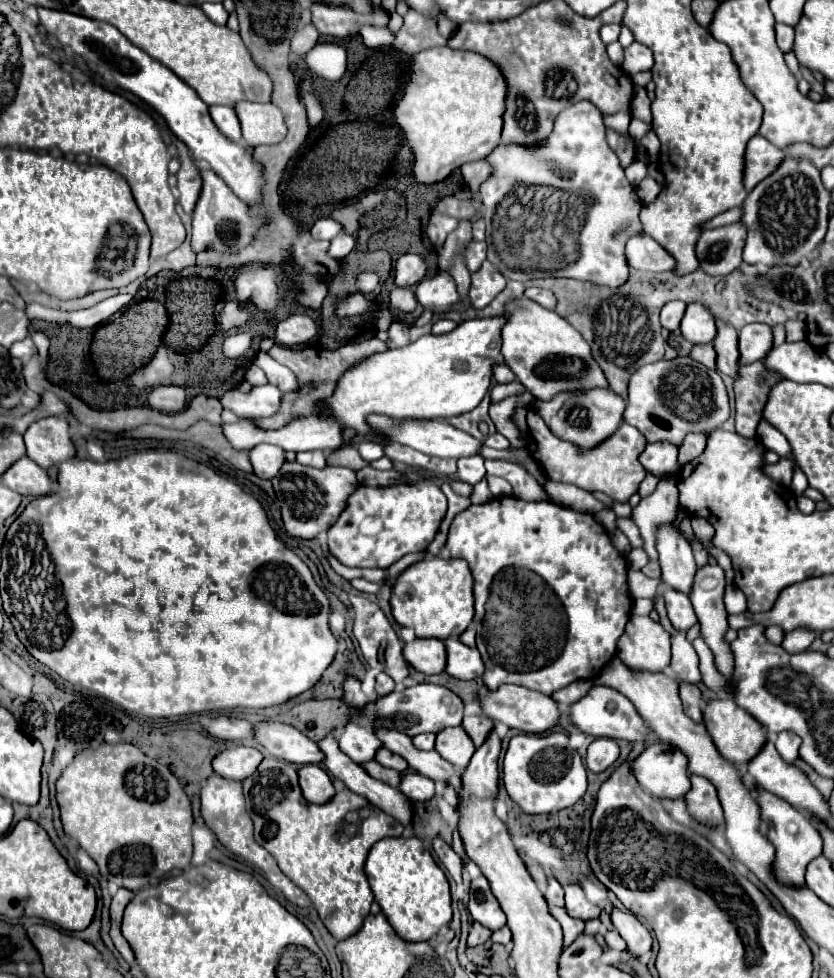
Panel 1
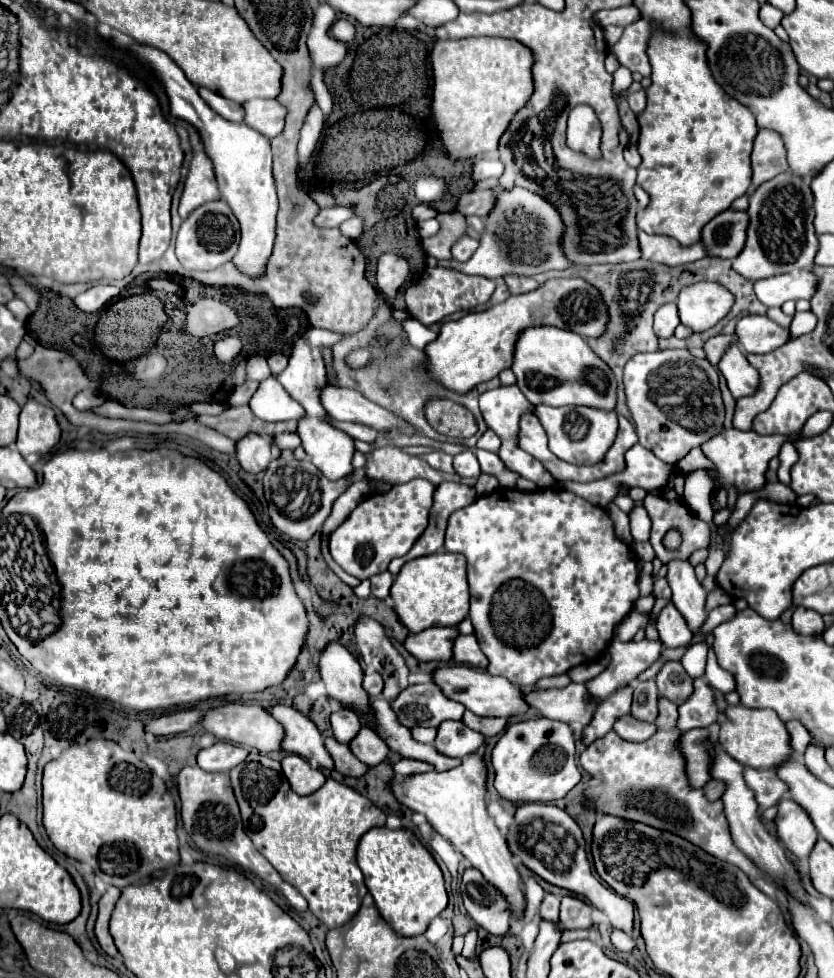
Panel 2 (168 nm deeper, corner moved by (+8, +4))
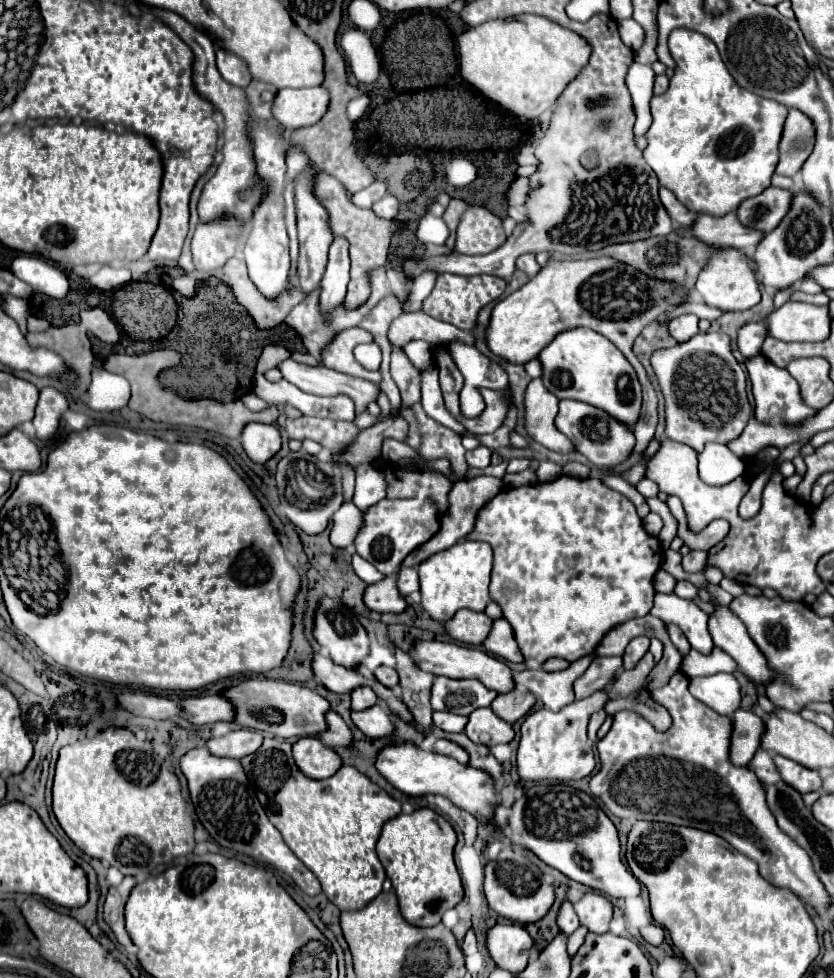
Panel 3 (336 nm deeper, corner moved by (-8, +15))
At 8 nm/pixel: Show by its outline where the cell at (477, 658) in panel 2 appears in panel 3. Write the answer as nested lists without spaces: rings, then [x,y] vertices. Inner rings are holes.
[[[500,618],[494,620],[494,626],[488,634],[488,638],[482,644],[488,652],[492,652],[498,658],[504,658],[506,662],[514,662],[514,664],[522,664],[524,656],[512,636],[512,626],[508,624],[508,620]]]

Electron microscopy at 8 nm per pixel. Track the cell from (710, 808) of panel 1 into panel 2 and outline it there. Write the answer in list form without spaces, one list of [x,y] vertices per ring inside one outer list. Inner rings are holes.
[[[710,779],[704,787],[702,787],[702,791],[704,791],[704,797],[706,799],[712,799],[712,801],[716,801],[720,795],[722,795],[722,791],[724,791],[724,785],[720,783],[720,781],[714,781],[714,779]]]

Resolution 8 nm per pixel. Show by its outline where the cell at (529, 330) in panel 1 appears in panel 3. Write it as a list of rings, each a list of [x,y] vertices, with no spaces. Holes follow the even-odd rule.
[[[574,328],[558,334],[542,352],[540,362],[544,366],[544,386],[562,398],[572,398],[580,402],[588,402],[600,410],[606,410],[612,418],[620,420],[628,428],[634,428],[640,408],[642,408],[642,390],[632,364],[624,358],[624,354],[602,334],[590,328]]]

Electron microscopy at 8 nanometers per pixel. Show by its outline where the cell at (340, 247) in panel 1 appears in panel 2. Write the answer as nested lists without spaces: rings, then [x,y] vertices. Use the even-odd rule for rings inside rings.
[[[352,217],[352,219],[348,219],[348,221],[344,221],[342,225],[340,225],[340,233],[346,237],[346,239],[358,239],[360,237],[360,233],[362,233],[362,219],[360,217]]]

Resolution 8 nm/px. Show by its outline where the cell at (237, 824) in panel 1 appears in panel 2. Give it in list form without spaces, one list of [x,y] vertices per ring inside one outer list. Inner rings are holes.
[[[184,767],[178,775],[178,791],[180,791],[180,799],[182,799],[182,813],[180,815],[184,821],[184,829],[190,833],[192,841],[196,843],[196,847],[200,851],[210,853],[210,855],[222,855],[228,861],[234,861],[236,865],[250,869],[262,881],[280,889],[282,895],[290,901],[290,905],[296,911],[308,909],[306,899],[298,893],[298,889],[294,889],[290,883],[286,883],[278,875],[278,871],[268,863],[268,859],[246,837],[244,827],[242,827],[242,819],[240,819],[240,811],[238,811],[238,803],[236,803],[234,791],[230,787],[228,773],[208,773],[208,771],[202,771],[200,767]]]

